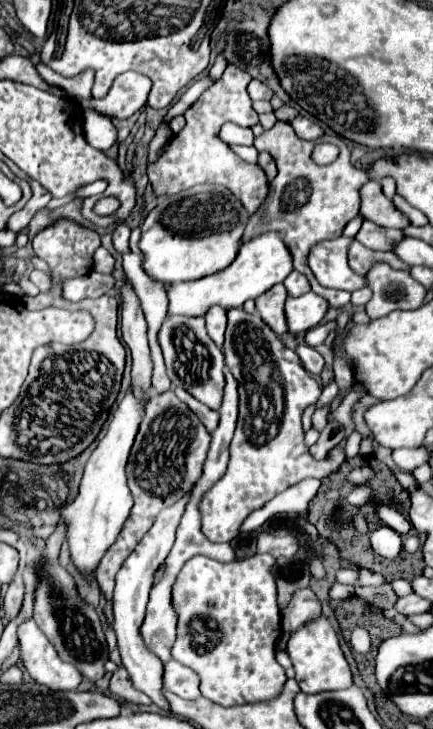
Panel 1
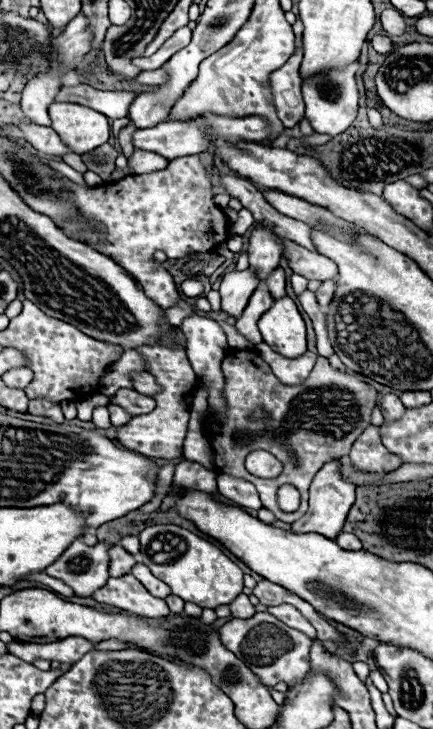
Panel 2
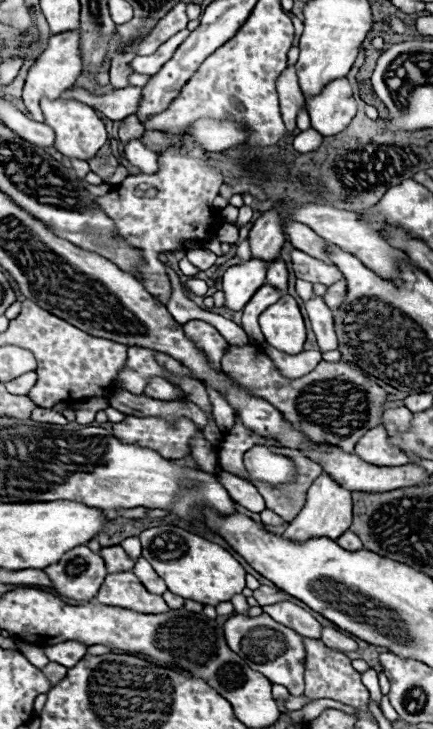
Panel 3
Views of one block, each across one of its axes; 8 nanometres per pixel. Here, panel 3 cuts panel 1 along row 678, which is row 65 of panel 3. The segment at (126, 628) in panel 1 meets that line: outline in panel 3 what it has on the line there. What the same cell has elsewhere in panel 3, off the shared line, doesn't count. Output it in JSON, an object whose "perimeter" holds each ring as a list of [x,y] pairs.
{"perimeter":[[[180,30],[168,42],[164,42],[152,56],[136,56],[130,62],[130,66],[134,68],[134,72],[140,72],[140,74],[156,74],[160,70],[160,66],[164,66],[164,62],[168,62],[168,58],[172,58],[176,48],[180,46],[180,42],[184,42],[184,38],[188,38],[188,34],[190,34],[190,30]]]}

